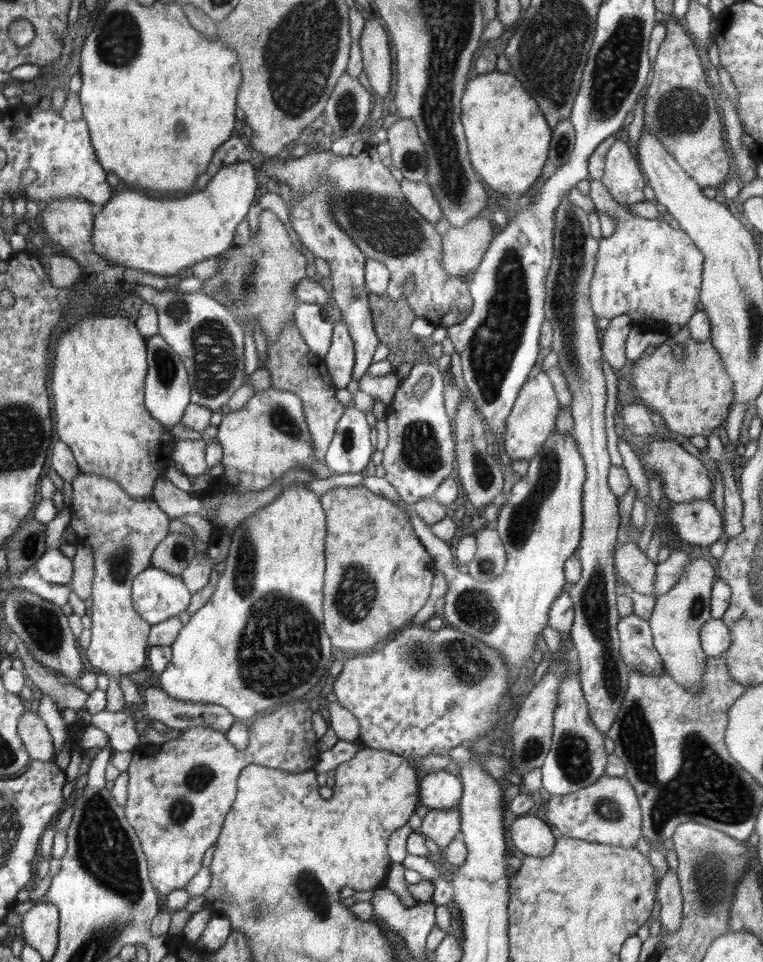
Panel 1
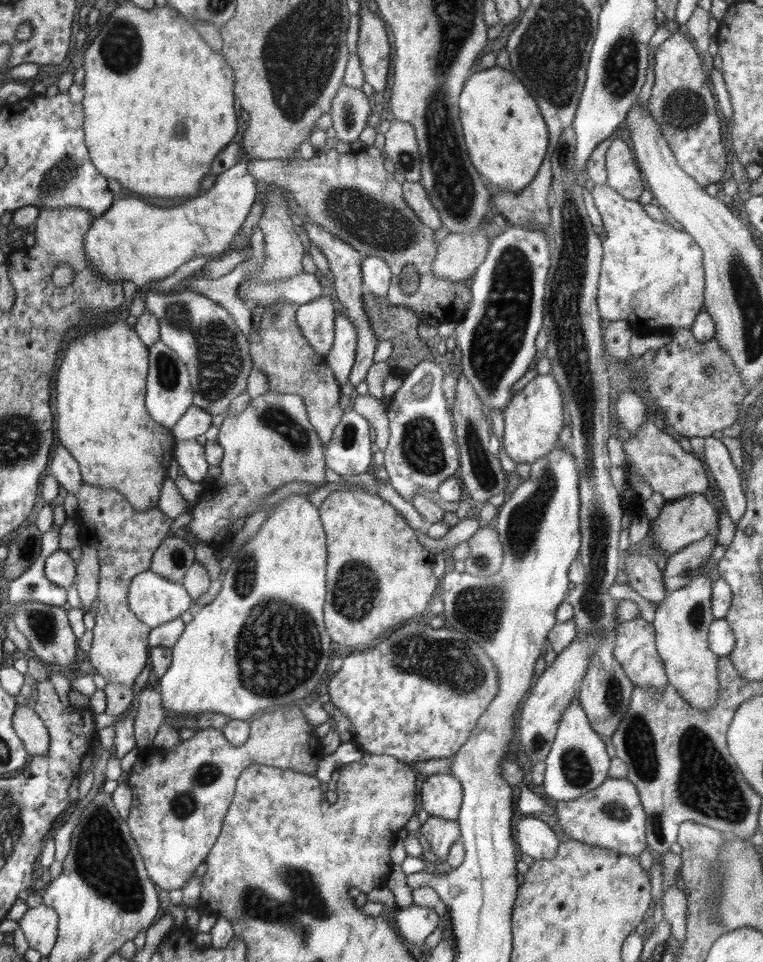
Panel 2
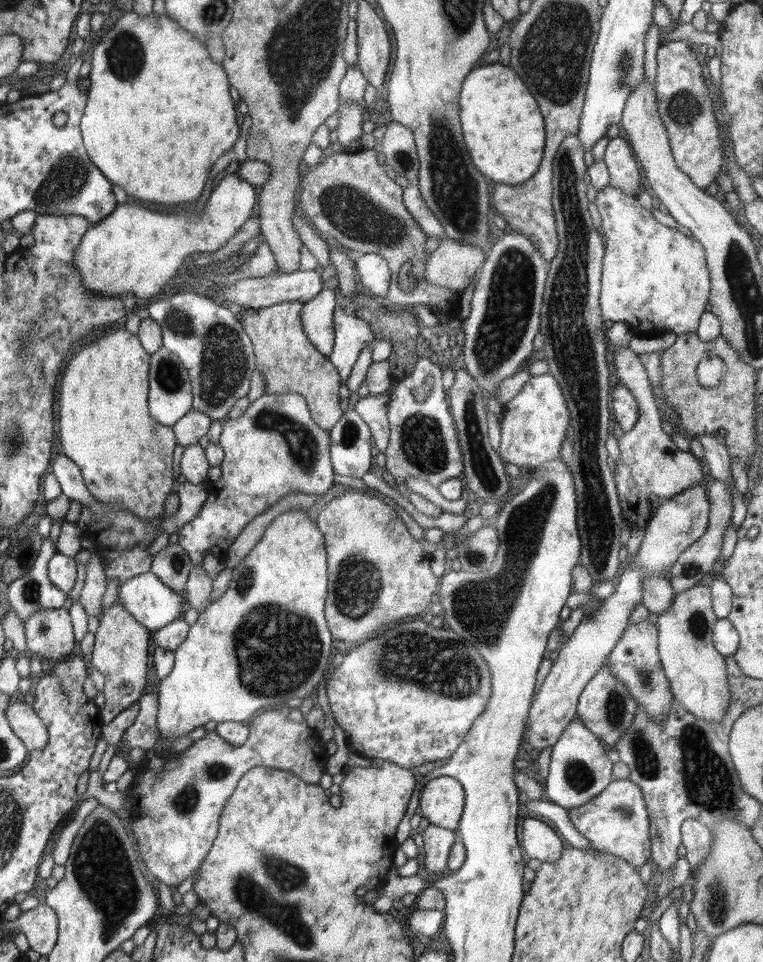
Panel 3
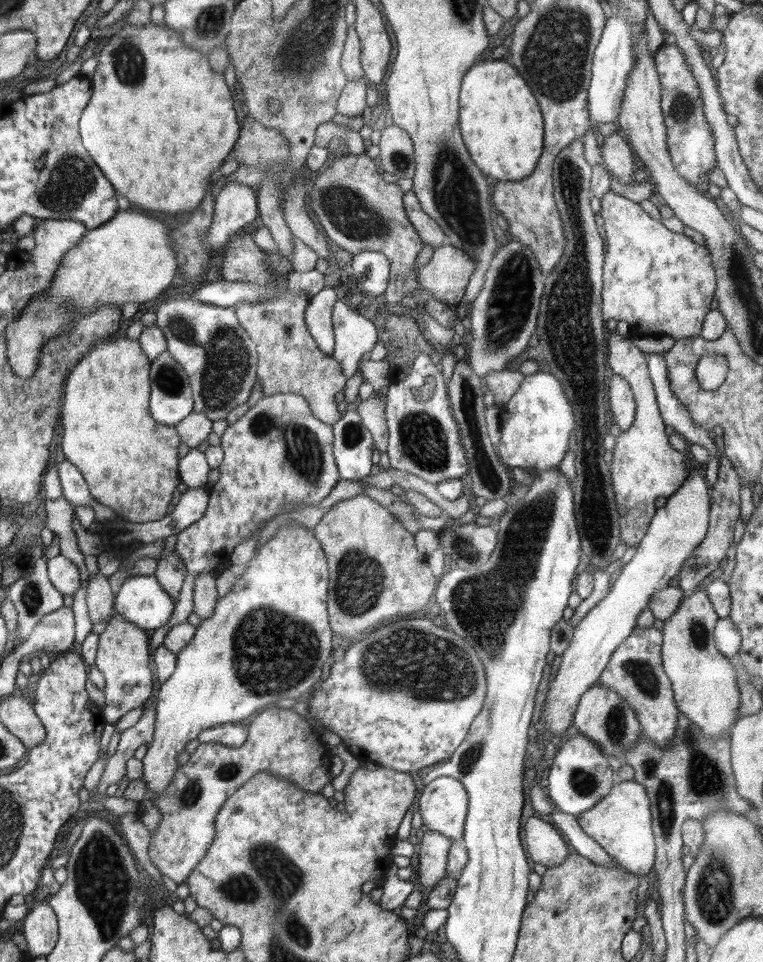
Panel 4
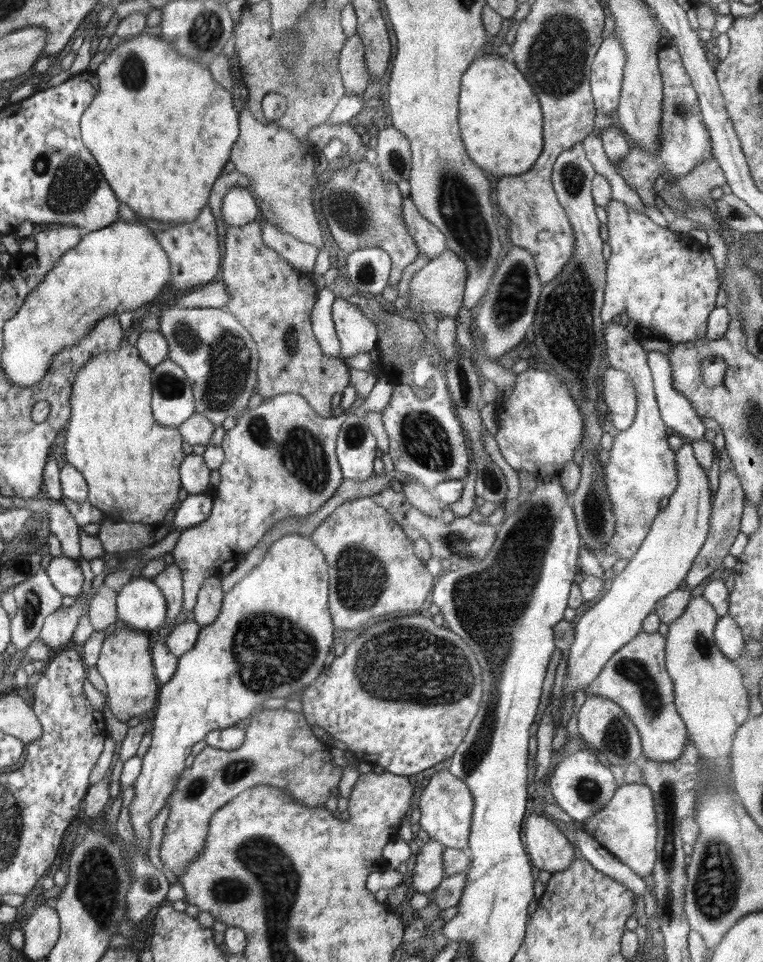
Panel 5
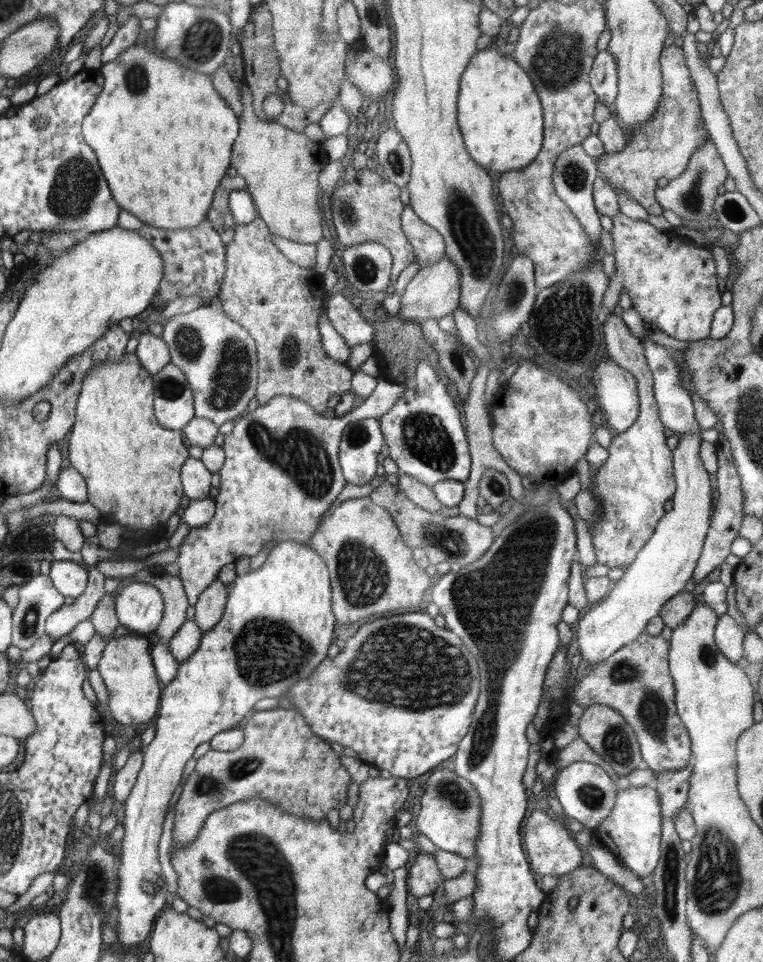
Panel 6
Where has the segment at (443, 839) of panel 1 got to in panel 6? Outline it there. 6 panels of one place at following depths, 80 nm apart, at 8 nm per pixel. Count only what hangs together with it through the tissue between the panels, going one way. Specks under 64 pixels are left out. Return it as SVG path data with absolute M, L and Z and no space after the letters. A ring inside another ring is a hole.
M420 852L410 868L407 881L410 894L415 896L416 900L428 894L432 895L442 878L433 854L428 855L425 852Z

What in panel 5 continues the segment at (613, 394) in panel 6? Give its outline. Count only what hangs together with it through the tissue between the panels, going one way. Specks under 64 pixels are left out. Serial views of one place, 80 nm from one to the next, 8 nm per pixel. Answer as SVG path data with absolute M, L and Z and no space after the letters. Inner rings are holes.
M609 367L602 370L603 400L612 424L618 430L628 430L637 409L635 386L625 372Z

